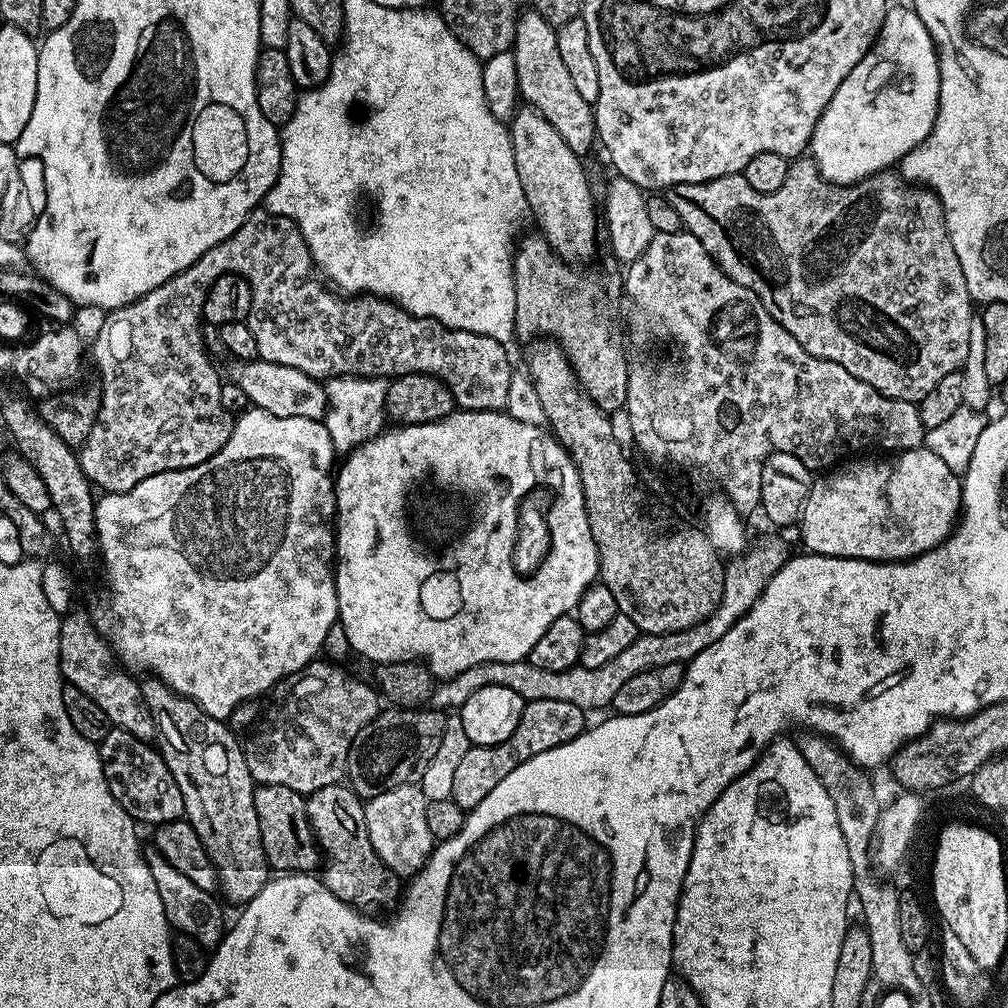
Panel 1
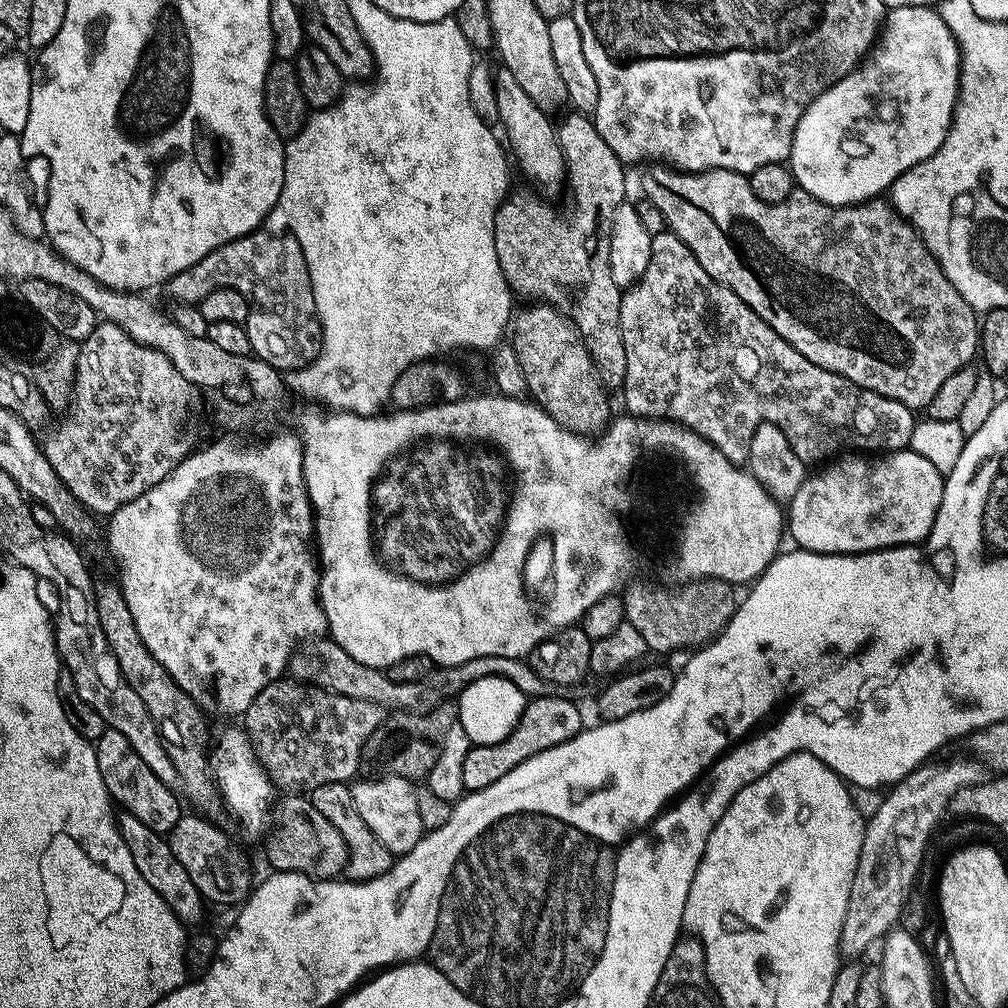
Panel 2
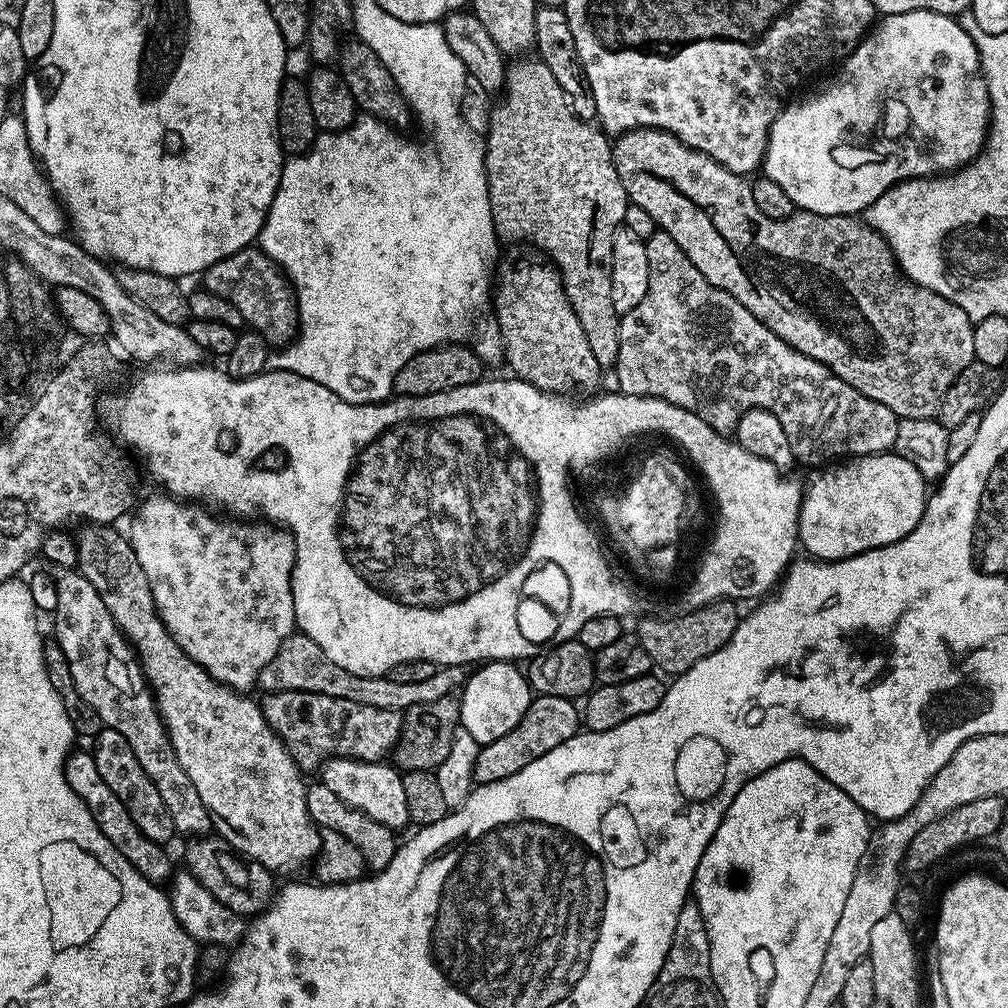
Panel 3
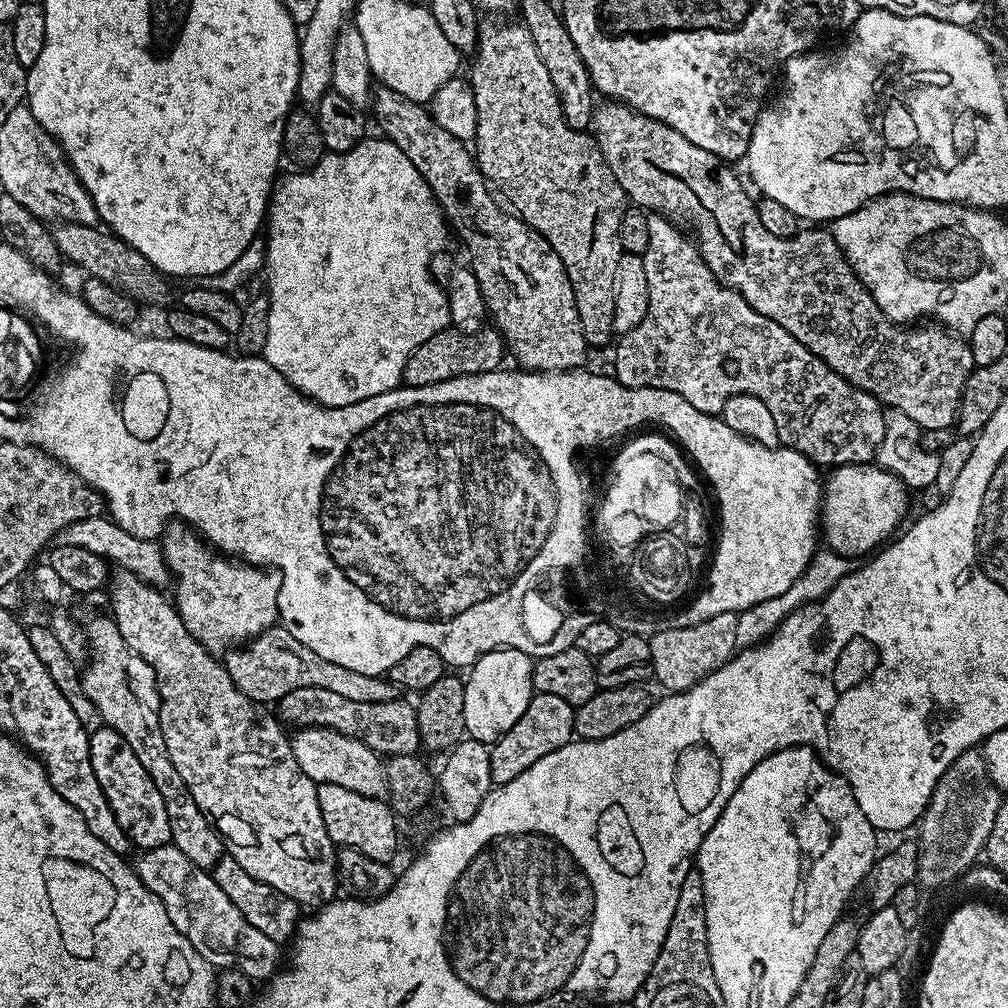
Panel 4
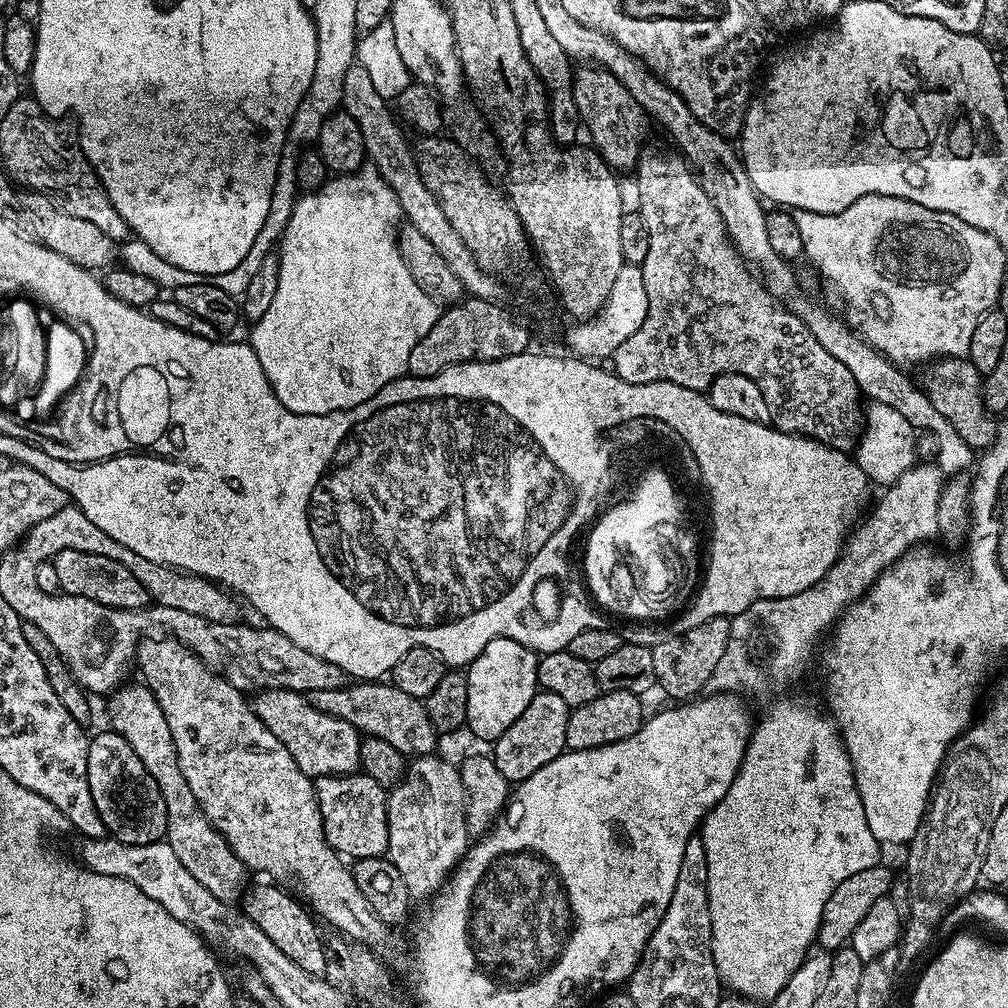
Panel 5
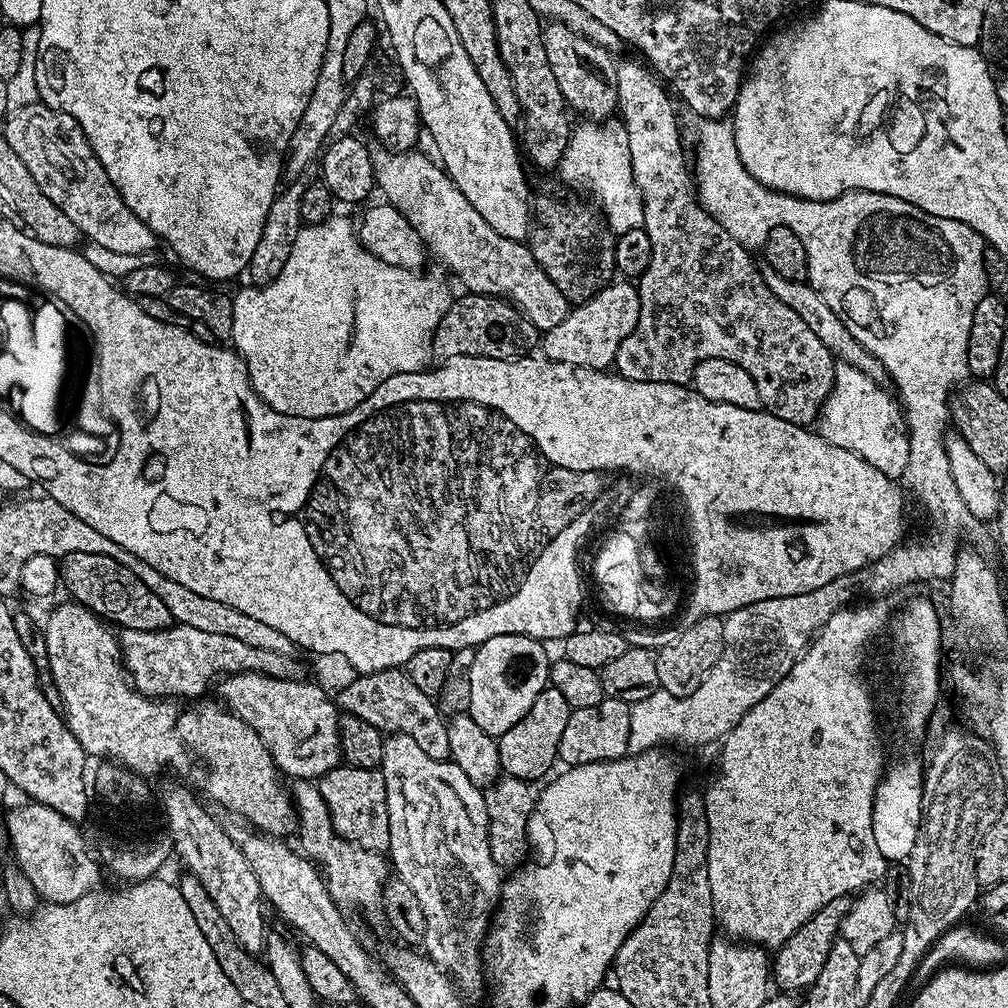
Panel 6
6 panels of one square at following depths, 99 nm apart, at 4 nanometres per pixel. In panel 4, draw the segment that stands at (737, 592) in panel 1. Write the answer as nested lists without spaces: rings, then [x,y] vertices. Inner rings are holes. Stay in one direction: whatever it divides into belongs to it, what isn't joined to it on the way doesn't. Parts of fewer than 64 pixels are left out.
[[[282,626],[270,627],[247,641],[243,646],[233,647],[223,657],[222,663],[224,669],[230,674],[234,686],[238,686],[238,690],[242,690],[242,694],[246,694],[246,698],[250,698],[255,704],[265,706],[275,705],[286,694],[290,694],[290,690],[302,690],[306,686],[318,686],[318,690],[330,690],[342,698],[351,698],[354,702],[386,702],[397,699],[402,692],[397,684],[393,684],[384,676],[358,674],[358,670],[346,670],[346,666],[338,666],[338,662],[326,662],[326,658],[314,654],[314,650],[310,650],[310,646],[298,642],[298,638],[294,638],[294,634],[290,634]]]

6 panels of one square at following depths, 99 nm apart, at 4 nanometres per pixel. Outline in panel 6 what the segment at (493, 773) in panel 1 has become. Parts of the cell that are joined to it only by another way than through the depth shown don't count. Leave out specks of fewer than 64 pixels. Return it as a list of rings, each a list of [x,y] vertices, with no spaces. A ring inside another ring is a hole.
[[[551,686],[544,688],[538,698],[534,698],[534,706],[506,734],[498,737],[498,754],[503,775],[513,776],[519,780],[536,782],[539,776],[547,777],[548,771],[558,760],[558,742],[562,742],[562,730],[566,730],[566,722],[570,718],[572,709],[566,698],[558,694],[558,690]]]

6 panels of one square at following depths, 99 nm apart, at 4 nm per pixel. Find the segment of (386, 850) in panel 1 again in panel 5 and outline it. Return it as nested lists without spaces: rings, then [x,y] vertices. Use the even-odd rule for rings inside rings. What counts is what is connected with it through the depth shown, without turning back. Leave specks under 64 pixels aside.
[[[269,688],[255,693],[251,706],[270,734],[290,750],[294,762],[298,762],[308,776],[346,776],[360,768],[361,733],[350,726],[350,722],[342,722],[315,708],[307,695]]]

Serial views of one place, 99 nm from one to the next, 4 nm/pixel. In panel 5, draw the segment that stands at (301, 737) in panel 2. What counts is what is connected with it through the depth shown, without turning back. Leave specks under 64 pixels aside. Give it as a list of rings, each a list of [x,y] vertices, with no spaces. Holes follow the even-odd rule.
[[[348,682],[338,690],[318,690],[311,693],[310,703],[318,710],[342,722],[350,722],[350,726],[354,726],[356,731],[364,736],[383,738],[384,741],[390,742],[390,746],[394,746],[394,750],[404,753],[405,757],[426,756],[437,751],[438,733],[430,722],[430,714],[425,701],[415,700],[413,696],[406,694],[403,690],[398,690],[390,682]]]

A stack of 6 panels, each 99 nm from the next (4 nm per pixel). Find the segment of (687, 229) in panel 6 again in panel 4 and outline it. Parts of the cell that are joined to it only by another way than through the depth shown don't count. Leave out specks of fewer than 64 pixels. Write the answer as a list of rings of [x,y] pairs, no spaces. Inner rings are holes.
[[[659,214],[649,215],[648,225],[650,226],[650,242],[646,245],[643,257],[646,266],[646,286],[650,290],[650,302],[646,310],[646,318],[642,318],[642,322],[638,322],[638,326],[634,330],[623,333],[619,337],[620,345],[616,348],[614,379],[627,388],[670,390],[674,394],[686,398],[686,402],[690,402],[690,406],[694,406],[694,410],[702,410],[708,416],[723,413],[726,402],[730,398],[734,398],[738,394],[750,394],[754,398],[762,398],[762,402],[766,402],[770,414],[774,414],[774,426],[778,426],[778,438],[781,445],[798,450],[806,458],[810,458],[813,464],[839,466],[842,464],[867,464],[875,461],[876,452],[880,449],[880,443],[884,437],[884,417],[886,415],[880,401],[872,393],[864,392],[860,388],[854,387],[849,380],[842,379],[837,372],[830,370],[830,366],[825,360],[820,360],[810,349],[802,346],[802,342],[798,342],[798,338],[794,338],[794,334],[790,334],[782,326],[778,326],[778,322],[758,314],[758,310],[754,310],[748,305],[746,298],[742,298],[732,288],[725,288],[720,284],[718,278],[714,278],[710,266],[706,266],[706,262],[700,256],[700,248],[695,239],[687,231],[681,230],[677,225],[671,223],[668,217]]]

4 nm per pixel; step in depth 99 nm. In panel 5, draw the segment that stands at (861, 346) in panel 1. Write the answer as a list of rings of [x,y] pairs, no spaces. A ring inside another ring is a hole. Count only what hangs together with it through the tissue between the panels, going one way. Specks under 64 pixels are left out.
[[[580,66],[575,69],[572,78],[572,93],[583,127],[592,135],[591,143],[595,151],[599,152],[609,168],[635,169],[642,156],[640,143],[644,140],[644,131],[650,125],[650,120],[630,96],[630,91],[604,68]],[[945,356],[931,361],[923,372],[923,392],[934,404],[935,409],[942,414],[942,417],[958,430],[959,437],[972,449],[987,450],[991,448],[996,440],[998,420],[984,405],[984,386],[980,371],[965,357]]]

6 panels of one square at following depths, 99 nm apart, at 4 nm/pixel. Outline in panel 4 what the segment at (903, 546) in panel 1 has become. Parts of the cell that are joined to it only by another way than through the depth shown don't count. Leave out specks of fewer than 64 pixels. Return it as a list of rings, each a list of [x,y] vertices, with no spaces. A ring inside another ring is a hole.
[[[876,462],[842,464],[829,472],[832,473],[829,476],[827,473],[823,481],[820,501],[819,527],[822,529],[823,543],[845,558],[867,557],[905,523],[910,489],[894,473]]]

